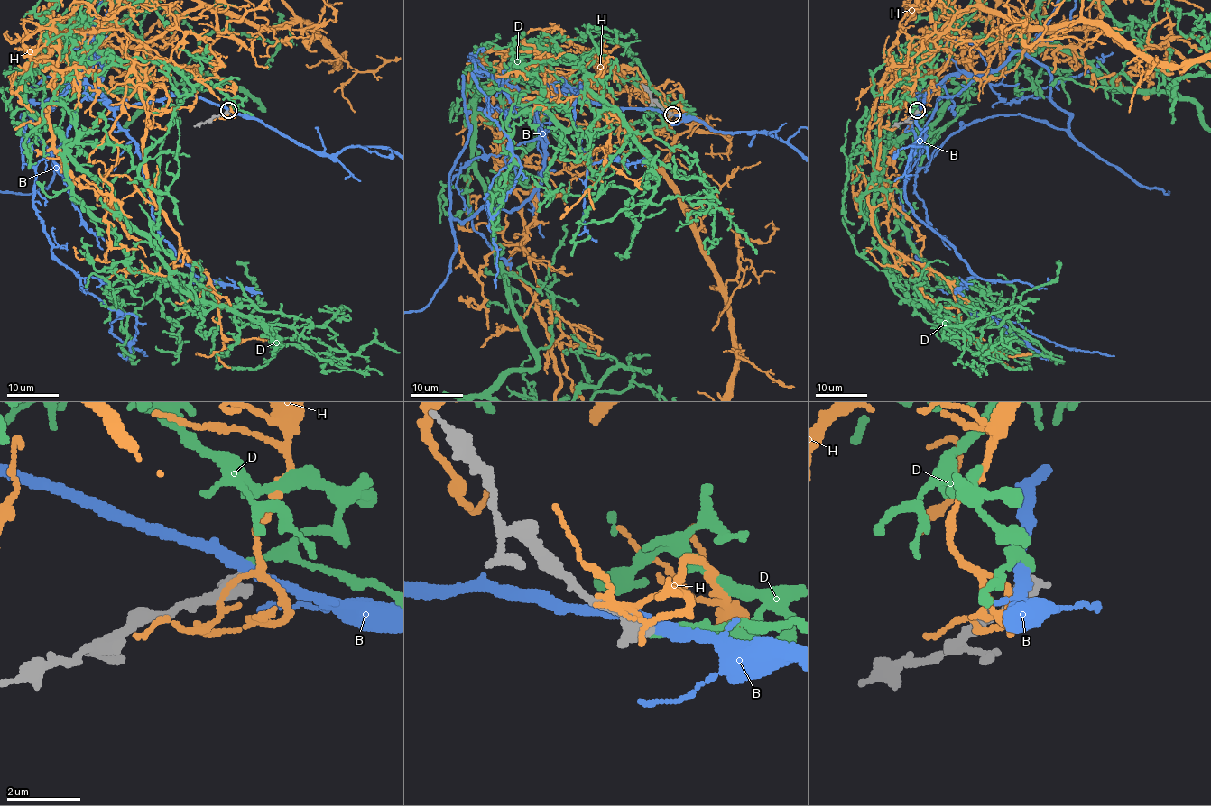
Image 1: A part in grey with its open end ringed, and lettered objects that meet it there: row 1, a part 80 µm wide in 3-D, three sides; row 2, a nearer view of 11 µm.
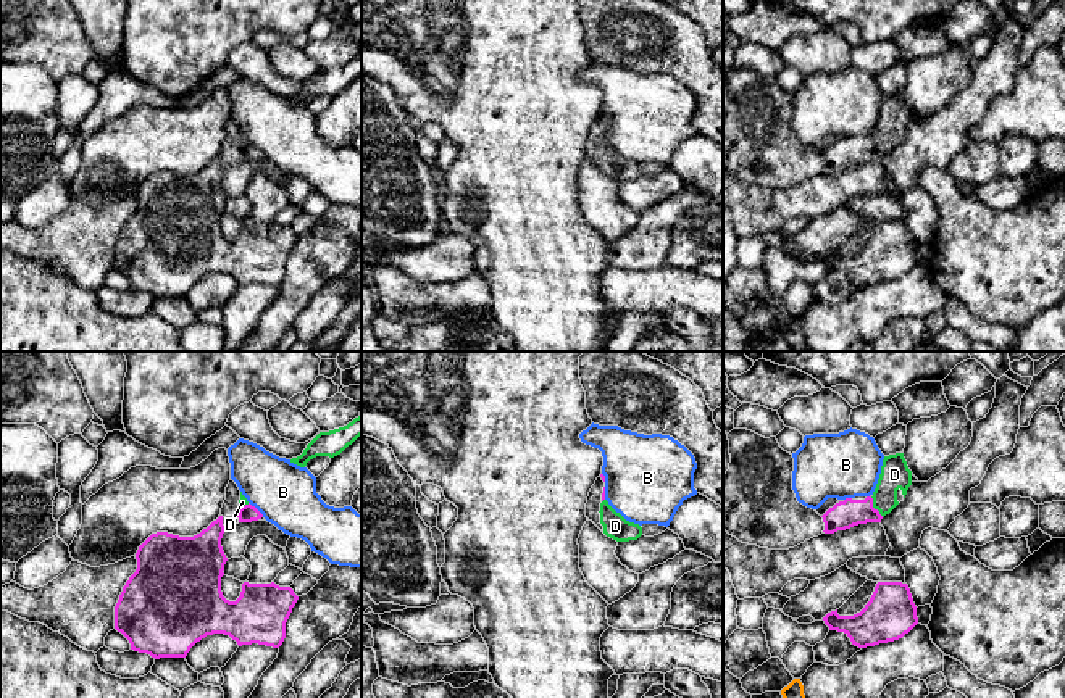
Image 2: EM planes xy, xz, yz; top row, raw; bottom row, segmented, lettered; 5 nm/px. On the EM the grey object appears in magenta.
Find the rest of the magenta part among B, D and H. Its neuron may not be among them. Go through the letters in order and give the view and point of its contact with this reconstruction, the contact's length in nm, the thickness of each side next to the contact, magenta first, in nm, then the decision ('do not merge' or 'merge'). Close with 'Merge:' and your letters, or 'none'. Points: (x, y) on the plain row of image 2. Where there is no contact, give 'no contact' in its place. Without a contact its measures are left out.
B: xy (257, 149) | 110 nm | 90/300 nm | do not merge
D: yz (872, 145) | 120 nm | 140/140 nm | merge
H: no contact | do not merge
Merge: D

